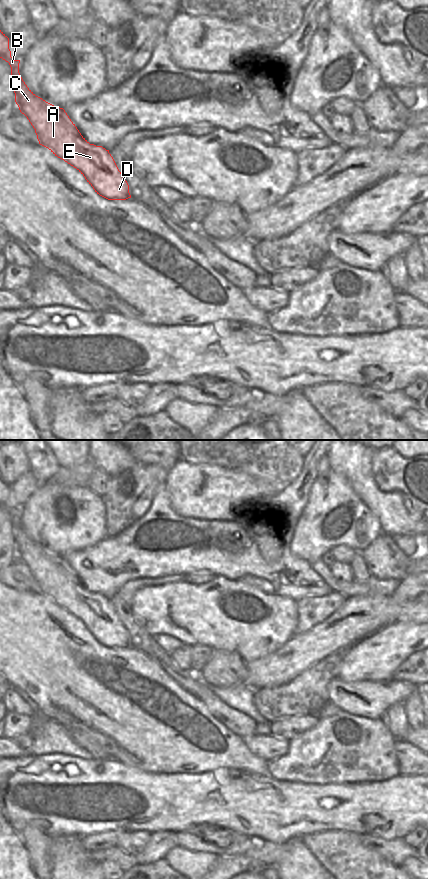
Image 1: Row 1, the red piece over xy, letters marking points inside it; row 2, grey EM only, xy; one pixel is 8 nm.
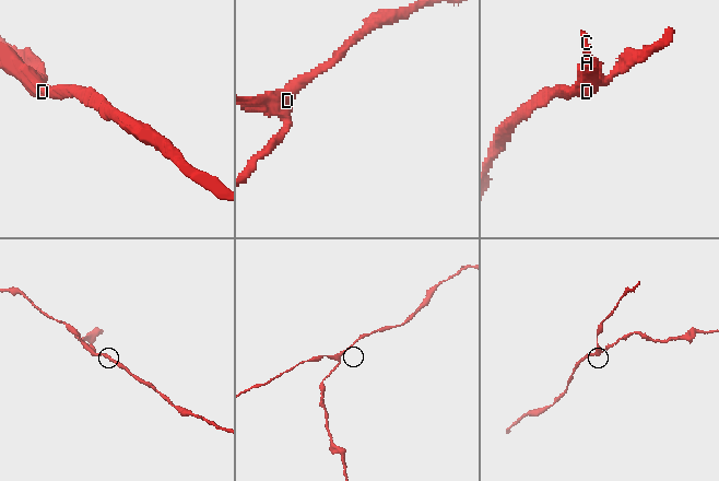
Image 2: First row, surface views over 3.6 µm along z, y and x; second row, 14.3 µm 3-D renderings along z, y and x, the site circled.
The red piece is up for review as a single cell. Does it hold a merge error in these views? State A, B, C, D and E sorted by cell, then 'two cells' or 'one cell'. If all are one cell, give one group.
A B C D E; one cell

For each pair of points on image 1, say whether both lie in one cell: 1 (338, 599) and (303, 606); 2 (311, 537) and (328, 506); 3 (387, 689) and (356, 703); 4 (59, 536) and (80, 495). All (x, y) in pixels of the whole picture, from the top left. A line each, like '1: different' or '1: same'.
1: same
2: same
3: same
4: same

